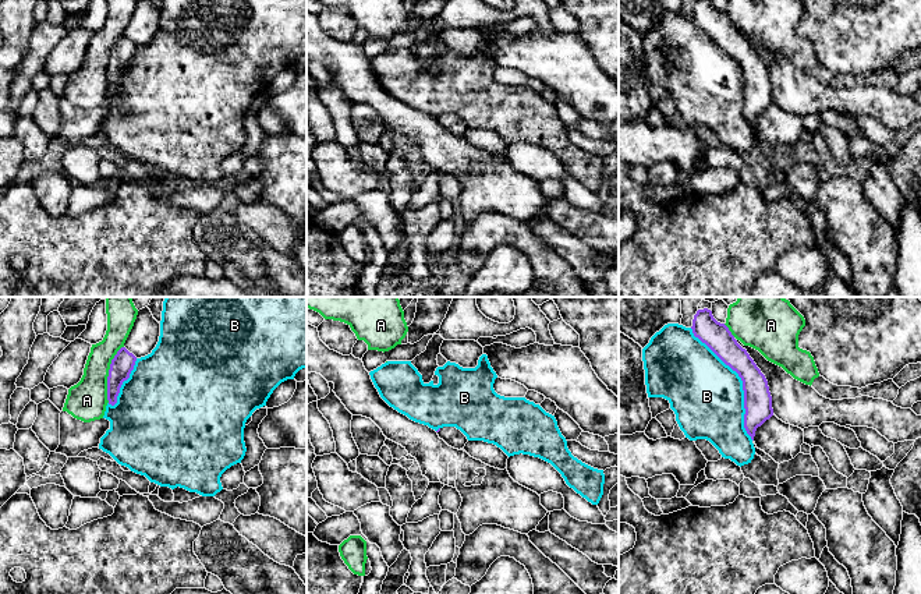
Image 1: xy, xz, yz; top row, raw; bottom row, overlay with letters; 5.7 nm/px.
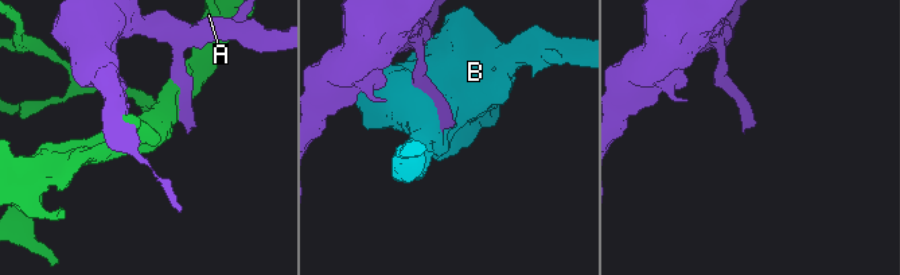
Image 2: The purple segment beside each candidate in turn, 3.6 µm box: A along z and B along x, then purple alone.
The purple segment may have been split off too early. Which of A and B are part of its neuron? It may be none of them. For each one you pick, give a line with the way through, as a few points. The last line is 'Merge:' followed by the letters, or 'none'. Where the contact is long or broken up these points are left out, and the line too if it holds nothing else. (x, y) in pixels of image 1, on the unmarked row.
Merge: none

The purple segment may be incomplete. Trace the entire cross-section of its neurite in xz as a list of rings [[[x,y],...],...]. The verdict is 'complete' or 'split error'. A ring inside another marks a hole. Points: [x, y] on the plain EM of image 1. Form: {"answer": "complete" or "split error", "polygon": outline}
{"answer": "split error", "polygon": [[[443,114],[436,120],[439,125],[443,127],[449,134],[458,138],[464,137],[465,131],[468,130],[467,124],[456,114]]]}

